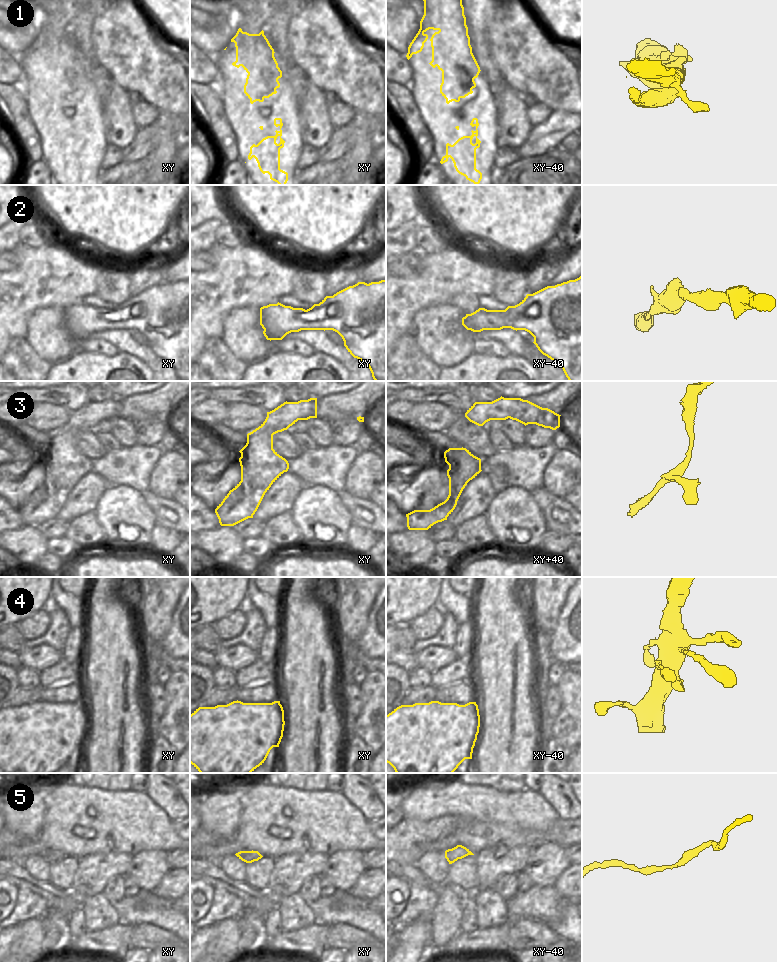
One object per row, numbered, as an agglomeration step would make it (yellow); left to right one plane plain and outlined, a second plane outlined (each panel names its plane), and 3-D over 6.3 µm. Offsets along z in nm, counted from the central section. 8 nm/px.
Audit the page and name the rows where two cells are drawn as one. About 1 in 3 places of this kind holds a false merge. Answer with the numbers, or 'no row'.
1

